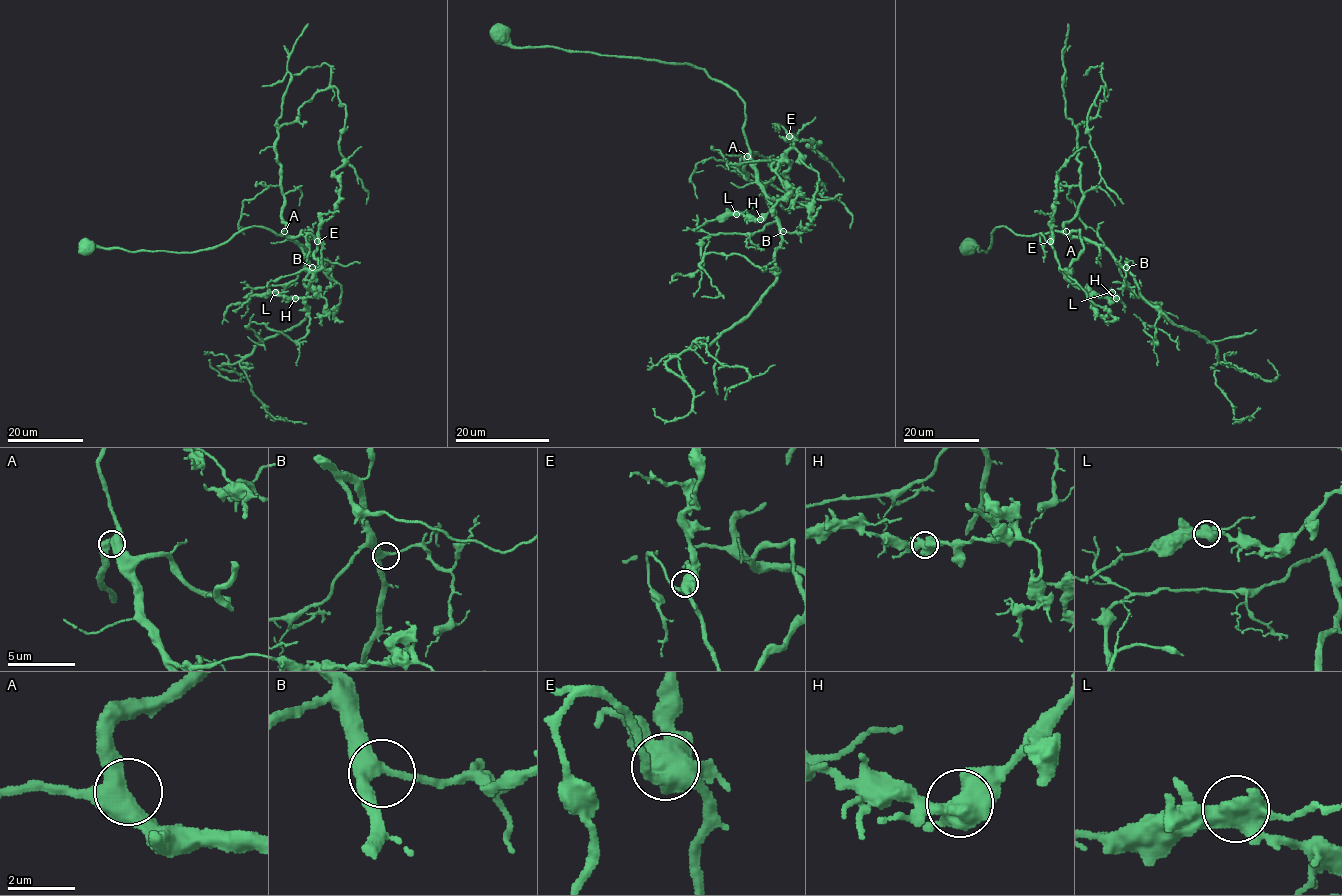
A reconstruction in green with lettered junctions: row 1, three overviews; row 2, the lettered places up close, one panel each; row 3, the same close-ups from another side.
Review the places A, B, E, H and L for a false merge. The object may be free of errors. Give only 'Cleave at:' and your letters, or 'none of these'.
Cleave at: none of these

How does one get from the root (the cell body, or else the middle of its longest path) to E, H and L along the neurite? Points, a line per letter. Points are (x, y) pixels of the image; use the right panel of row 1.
E: (967, 250), (987, 252), (1000, 227), (1020, 235), (1080, 230), (1084, 250), (1060, 270), (1050, 242)
H: (967, 250), (987, 252), (1000, 227), (1020, 235), (1080, 230), (1084, 250), (1066, 276), (1116, 298)
L: (967, 250), (987, 252), (1000, 227), (1020, 235), (1080, 230), (1084, 250), (1066, 276), (1099, 296), (1112, 292)

